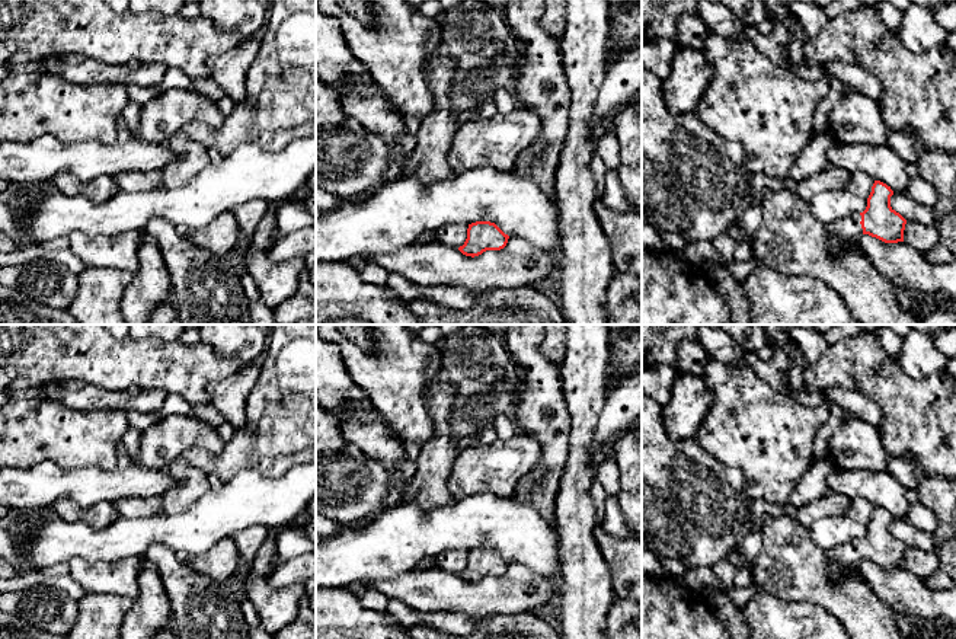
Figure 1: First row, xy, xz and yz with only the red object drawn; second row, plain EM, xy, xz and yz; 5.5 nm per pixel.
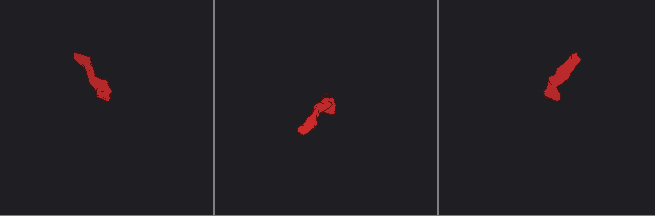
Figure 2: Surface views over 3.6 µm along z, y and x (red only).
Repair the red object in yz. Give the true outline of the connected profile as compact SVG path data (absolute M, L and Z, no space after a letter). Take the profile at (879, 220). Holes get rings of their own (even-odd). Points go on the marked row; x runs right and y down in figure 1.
M875 180L863 213L841 218L828 226L828 246L840 252L850 246L860 249L860 236L869 234L885 243L904 242L907 220L891 207L893 191Z

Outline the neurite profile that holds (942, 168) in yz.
M924 153L917 166L920 173L931 176L931 183L939 192L939 201L933 207L939 242L924 258L930 263L956 261L956 153Z

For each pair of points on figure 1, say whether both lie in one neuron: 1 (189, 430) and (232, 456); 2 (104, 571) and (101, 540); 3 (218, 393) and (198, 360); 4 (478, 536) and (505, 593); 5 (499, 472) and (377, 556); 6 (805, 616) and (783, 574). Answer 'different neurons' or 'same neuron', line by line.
1: different neurons
2: different neurons
3: different neurons
4: different neurons
5: different neurons
6: different neurons

